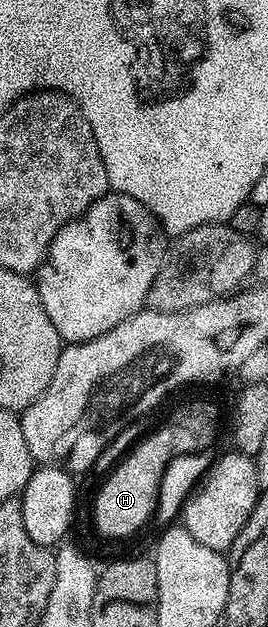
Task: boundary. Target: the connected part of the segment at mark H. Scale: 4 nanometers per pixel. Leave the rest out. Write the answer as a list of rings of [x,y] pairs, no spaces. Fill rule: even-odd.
[[[161,426],[152,429],[141,443],[132,447],[132,452],[113,469],[108,480],[96,495],[96,527],[112,539],[124,539],[140,531],[156,514],[159,486],[163,473],[174,458],[182,454],[182,448],[194,446],[194,437],[180,431],[163,431]]]

